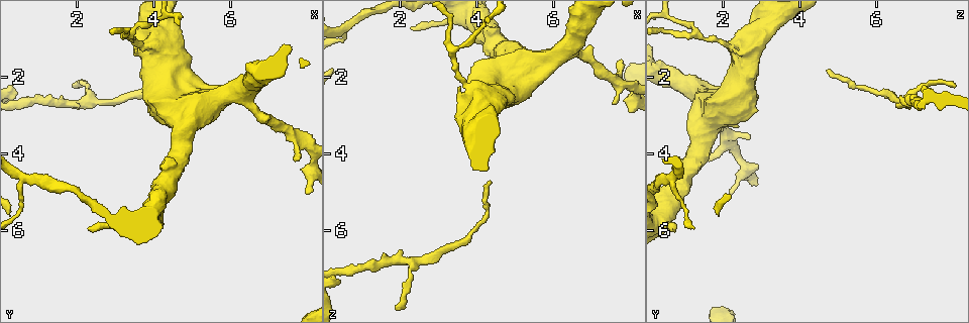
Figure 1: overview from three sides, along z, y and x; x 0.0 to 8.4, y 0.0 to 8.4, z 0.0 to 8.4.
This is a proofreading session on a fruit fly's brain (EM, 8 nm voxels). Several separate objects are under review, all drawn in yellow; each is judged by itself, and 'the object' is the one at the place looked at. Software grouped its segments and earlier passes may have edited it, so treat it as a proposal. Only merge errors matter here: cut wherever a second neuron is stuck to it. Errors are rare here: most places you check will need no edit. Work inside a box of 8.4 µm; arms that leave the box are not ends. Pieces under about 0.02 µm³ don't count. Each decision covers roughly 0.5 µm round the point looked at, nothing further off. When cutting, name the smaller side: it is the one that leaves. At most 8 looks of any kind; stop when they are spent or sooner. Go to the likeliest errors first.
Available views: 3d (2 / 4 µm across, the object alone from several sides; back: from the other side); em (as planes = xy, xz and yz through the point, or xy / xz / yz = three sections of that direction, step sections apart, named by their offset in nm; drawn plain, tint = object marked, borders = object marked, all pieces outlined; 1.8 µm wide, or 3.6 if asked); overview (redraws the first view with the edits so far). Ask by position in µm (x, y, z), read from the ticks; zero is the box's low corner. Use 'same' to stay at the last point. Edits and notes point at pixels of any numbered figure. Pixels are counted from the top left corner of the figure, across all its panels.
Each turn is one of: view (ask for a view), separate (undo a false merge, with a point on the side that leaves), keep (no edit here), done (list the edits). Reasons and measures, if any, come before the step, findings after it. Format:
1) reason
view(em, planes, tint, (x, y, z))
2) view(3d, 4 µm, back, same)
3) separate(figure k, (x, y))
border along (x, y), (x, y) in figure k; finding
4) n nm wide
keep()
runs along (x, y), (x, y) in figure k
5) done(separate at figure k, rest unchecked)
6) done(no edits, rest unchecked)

thick turns thin
view(em, 3.6 µm, planes, plain, (4.00, 1.00, 2.85))

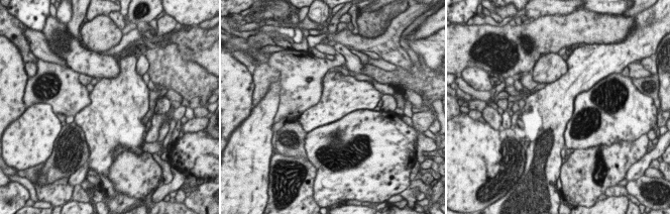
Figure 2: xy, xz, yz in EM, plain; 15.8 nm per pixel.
with the object marked
view(em, 3.6 µm, planes, tint, same)

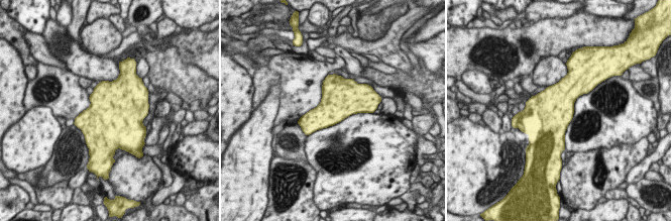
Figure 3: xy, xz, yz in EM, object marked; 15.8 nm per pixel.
keep()
all the same neuron

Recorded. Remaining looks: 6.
arms part here
view(em, xy, step 8, tint, (2.20, 2.65, 6.85))

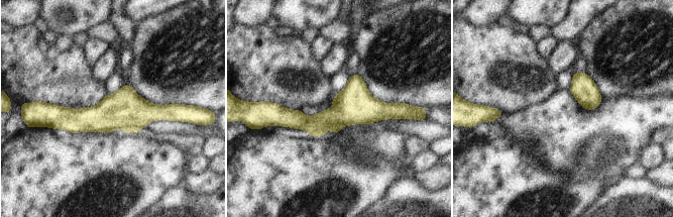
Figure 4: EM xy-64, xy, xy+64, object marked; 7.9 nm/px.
view(em, planes, tint, same)

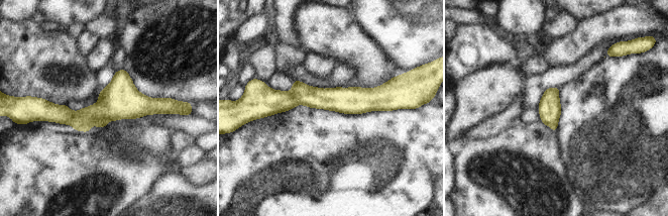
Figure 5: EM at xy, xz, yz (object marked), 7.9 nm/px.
180 nm wide
keep()
runs along (44, 102), (66, 116), (165, 111) in figure 5; one neuron here

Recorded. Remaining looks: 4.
three-way junction
view(3d, 4 µm, (6.25, 2.45, 1.40))

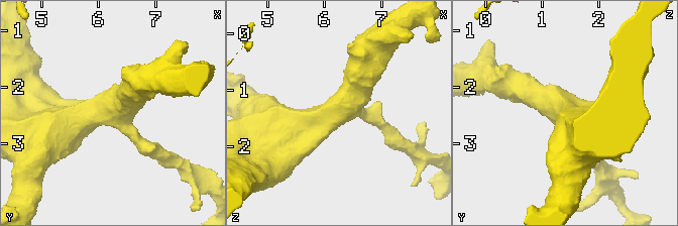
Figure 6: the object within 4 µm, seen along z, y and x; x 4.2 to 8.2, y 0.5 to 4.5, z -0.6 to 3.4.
3 arms; arms of 220, 480, 700 nm; now the EM
view(em, xz, step 8, tint, (6.25, 2.45, 1.40))

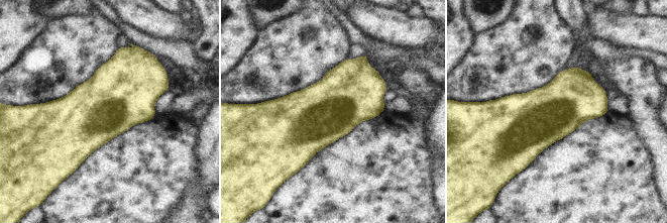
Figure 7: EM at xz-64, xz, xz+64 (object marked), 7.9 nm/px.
keep()
one neuron here

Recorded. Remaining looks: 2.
sharp bend
view(em, 3.6 µm, planes, tint, (0.65, 4.60, 0.65))

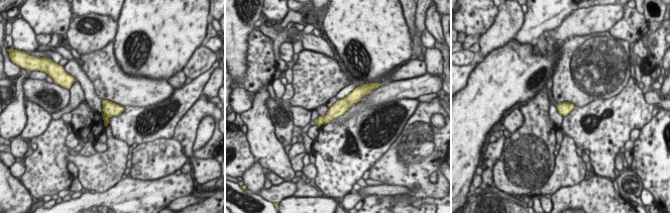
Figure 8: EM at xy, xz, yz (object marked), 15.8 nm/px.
220 nm wide
keep()
runs along (360, 89), (326, 119), (319, 122) in figure 8; continuous, no second neuron

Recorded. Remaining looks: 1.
done(no edits, rest unchecked)

